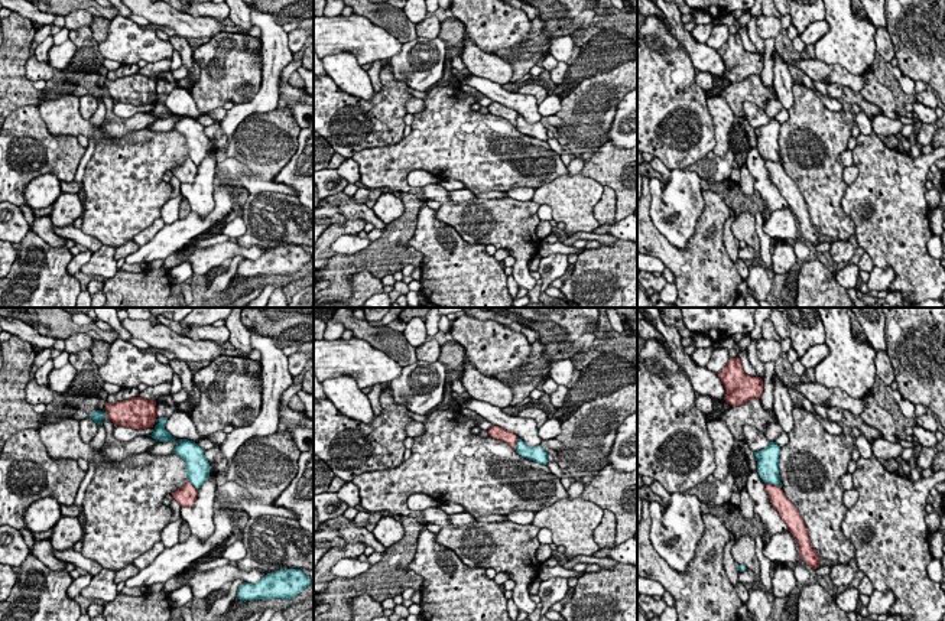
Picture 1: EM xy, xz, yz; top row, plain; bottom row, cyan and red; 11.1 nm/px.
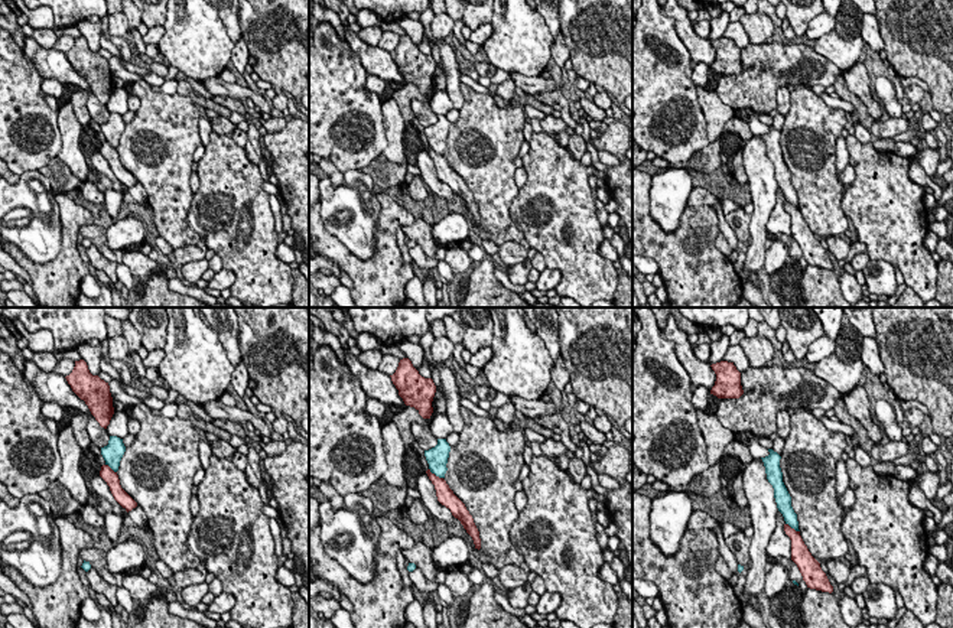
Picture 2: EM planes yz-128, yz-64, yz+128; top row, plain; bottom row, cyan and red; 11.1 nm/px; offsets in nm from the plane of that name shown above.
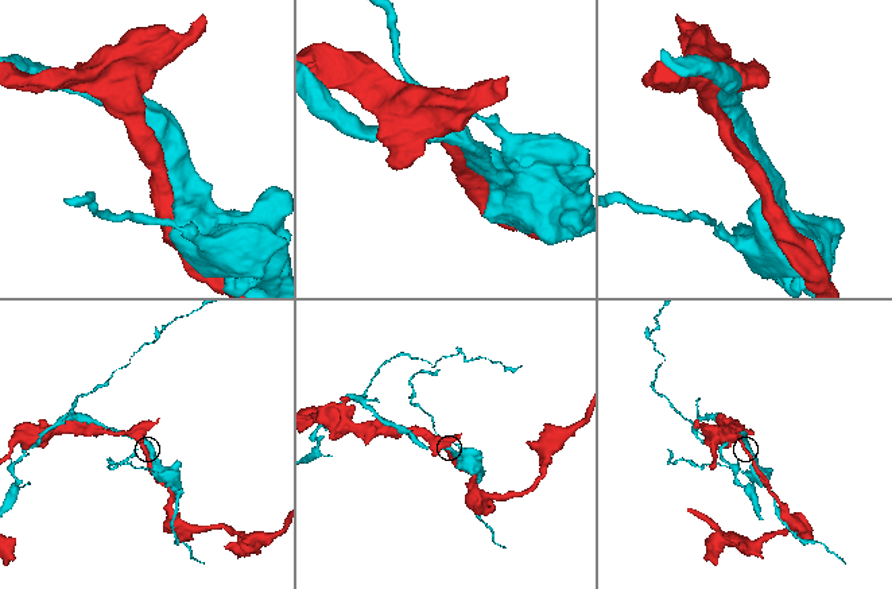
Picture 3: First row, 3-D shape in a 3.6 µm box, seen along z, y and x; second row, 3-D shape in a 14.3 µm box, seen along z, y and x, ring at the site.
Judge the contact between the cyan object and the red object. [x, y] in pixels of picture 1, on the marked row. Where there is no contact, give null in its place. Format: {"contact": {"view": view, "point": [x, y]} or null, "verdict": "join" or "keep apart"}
{"contact": {"view": "yz", "point": [773, 484]}, "verdict": "keep apart"}

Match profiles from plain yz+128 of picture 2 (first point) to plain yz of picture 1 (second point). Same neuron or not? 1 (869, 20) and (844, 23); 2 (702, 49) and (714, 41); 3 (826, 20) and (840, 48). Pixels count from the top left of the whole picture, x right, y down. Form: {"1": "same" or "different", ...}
{"1": "different", "2": "different", "3": "different"}

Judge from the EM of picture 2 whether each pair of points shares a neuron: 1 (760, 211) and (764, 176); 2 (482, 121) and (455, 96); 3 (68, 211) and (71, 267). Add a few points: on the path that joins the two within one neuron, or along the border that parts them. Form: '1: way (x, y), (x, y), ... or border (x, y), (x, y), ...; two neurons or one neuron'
1: way (761, 202), (761, 185); one neuron
2: border (462, 83), (464, 106), (459, 110); two neurons
3: way (70, 225), (70, 253); one neuron

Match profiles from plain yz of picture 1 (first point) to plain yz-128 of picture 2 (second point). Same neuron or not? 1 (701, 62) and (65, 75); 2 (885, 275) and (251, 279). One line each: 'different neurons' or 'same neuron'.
1: same neuron
2: different neurons

